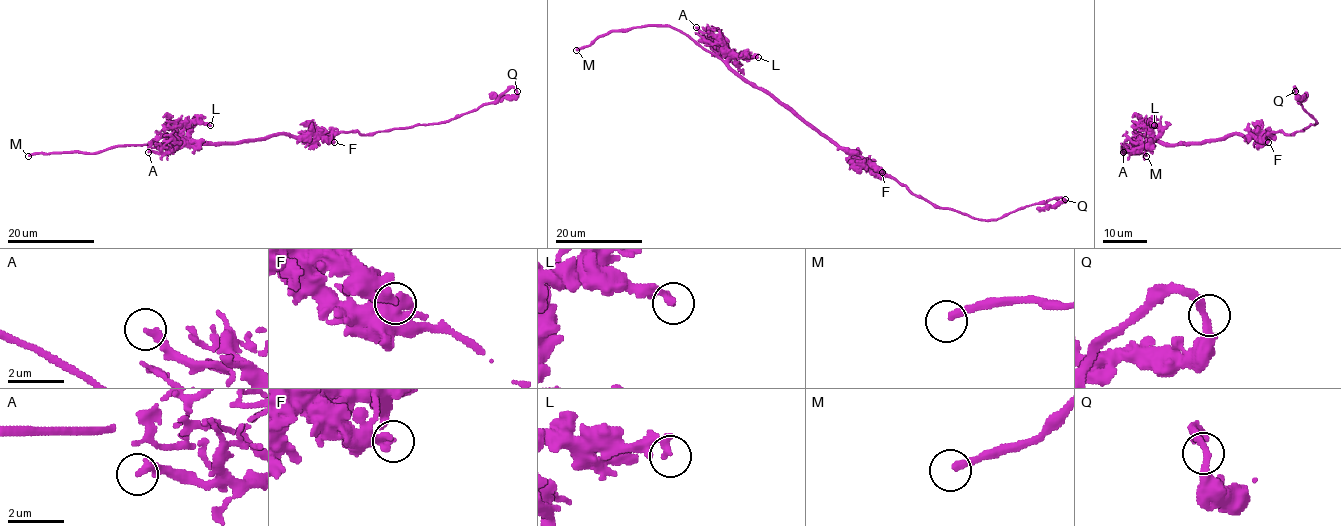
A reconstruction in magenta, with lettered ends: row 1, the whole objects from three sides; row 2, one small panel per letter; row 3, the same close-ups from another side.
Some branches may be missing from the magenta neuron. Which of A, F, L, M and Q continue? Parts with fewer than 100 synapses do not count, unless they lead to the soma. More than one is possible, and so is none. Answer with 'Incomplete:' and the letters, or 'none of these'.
Incomplete: M

